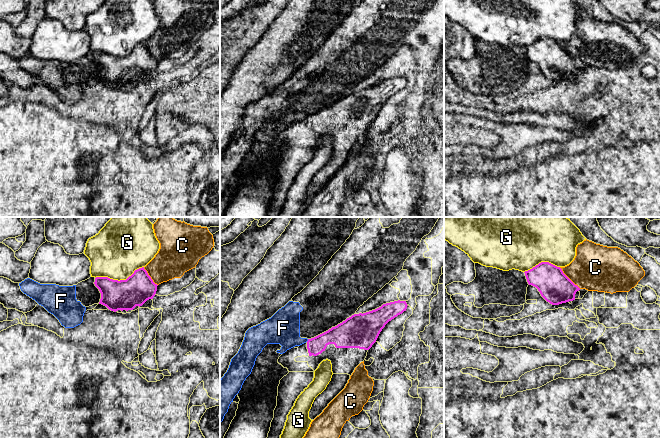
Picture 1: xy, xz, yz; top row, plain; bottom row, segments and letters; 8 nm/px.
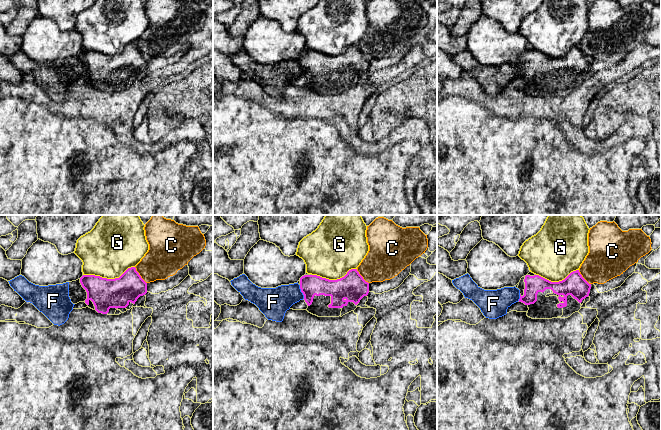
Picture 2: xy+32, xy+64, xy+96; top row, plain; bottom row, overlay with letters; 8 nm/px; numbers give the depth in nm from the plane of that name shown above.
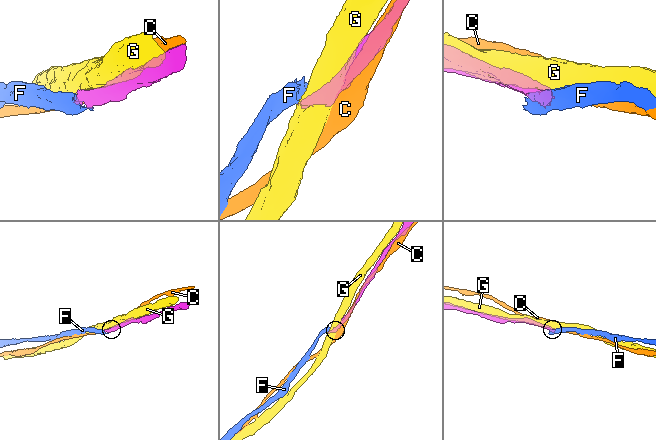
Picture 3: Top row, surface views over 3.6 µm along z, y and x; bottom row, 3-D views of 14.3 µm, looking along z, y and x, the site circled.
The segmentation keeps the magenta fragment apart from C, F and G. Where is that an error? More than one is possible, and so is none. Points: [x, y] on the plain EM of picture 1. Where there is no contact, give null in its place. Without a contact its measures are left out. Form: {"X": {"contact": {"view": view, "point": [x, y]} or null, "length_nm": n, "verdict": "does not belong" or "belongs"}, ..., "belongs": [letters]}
{"C": {"contact": {"view": "yz", "point": [568, 54]}, "length_nm": 240, "verdict": "does not belong"}, "F": {"contact": {"view": "xz", "point": [308, 116]}, "length_nm": 30, "verdict": "does not belong"}, "G": {"contact": {"view": "xy", "point": [120, 56]}, "length_nm": 400, "verdict": "does not belong"}, "belongs": []}

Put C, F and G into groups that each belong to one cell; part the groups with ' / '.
C / F / G

